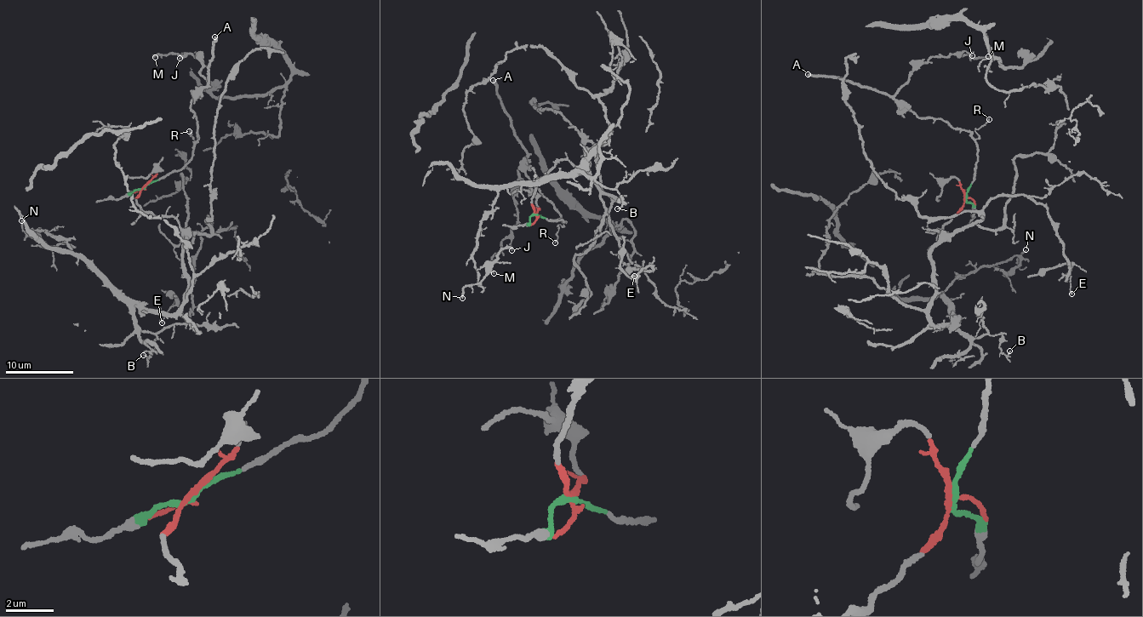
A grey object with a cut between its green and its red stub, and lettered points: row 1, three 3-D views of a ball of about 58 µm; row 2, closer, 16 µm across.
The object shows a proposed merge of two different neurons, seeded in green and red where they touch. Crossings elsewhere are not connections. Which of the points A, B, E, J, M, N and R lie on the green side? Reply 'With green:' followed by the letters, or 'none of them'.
With green: A, J, M, R

